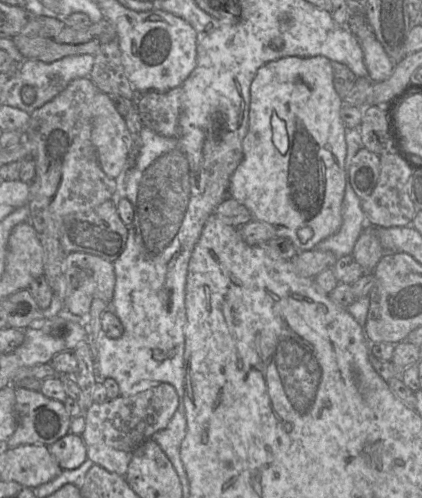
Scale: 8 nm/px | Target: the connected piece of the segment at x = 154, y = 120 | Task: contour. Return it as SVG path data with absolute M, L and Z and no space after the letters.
M181 86L166 92L138 93L136 106L143 126L164 137L178 134Z

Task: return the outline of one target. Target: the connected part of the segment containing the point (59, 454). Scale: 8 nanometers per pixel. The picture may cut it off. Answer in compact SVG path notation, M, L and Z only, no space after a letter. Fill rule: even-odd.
M68 433L49 445L48 449L62 470L77 469L88 458L86 445L81 435L73 433Z

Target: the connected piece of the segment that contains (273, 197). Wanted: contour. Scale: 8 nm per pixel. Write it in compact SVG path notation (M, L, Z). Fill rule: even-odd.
M292 56L269 62L258 69L250 86L248 131L242 141L243 158L230 177L227 195L228 197L233 198L243 204L251 213L252 220L260 220L271 224L275 228L275 238L284 237L289 239L298 252L315 249L315 246L318 243L335 234L342 224L342 202L346 185L344 164L347 153L347 145L345 140L346 128L340 117L342 106L343 101L334 88L332 61L324 56ZM273 117L277 117L284 122L287 135L287 149L285 152L281 152L274 143L274 128L272 124Z

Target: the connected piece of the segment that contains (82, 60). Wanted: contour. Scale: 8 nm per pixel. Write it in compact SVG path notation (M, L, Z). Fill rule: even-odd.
M91 54L66 56L50 63L34 59L25 59L19 64L19 68L16 71L15 83L9 90L6 105L19 108L28 114L31 114L34 110L56 97L74 79L89 77L93 65L94 56ZM26 86L32 87L35 91L35 99L30 104L25 103L22 98L22 90Z

